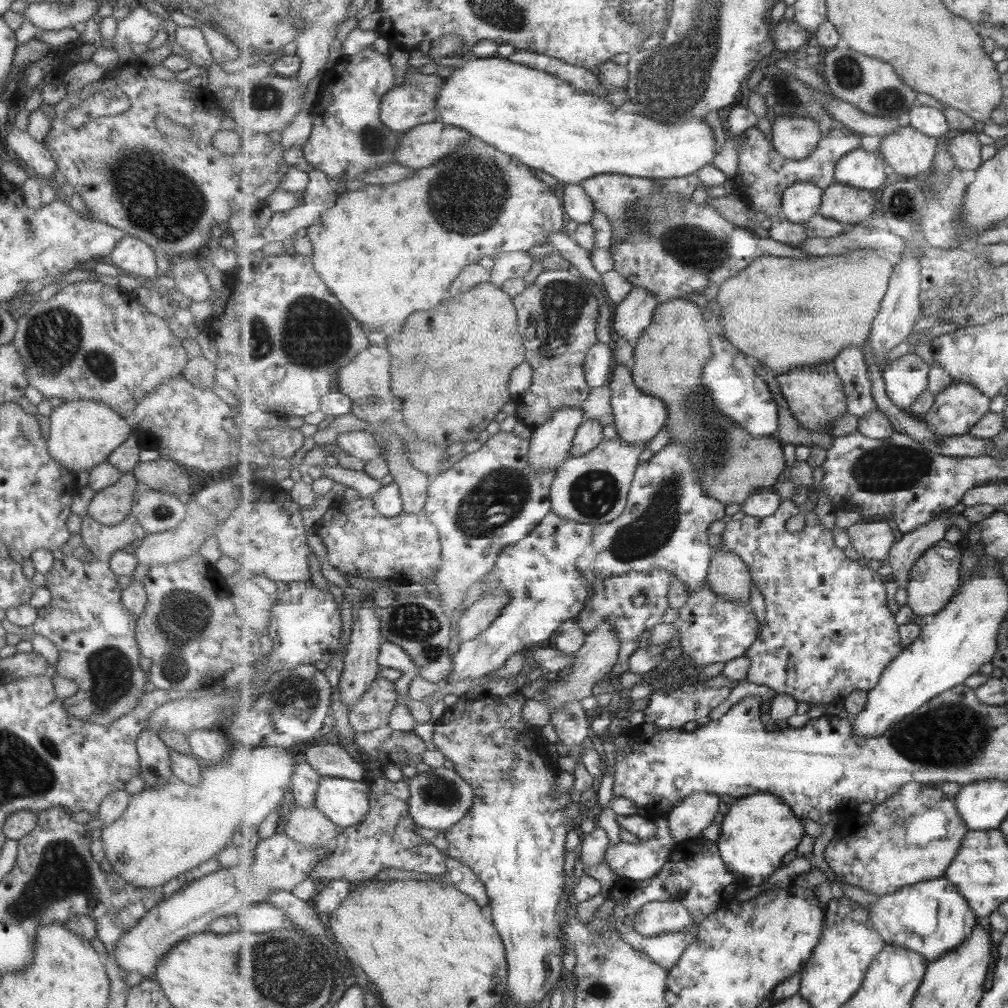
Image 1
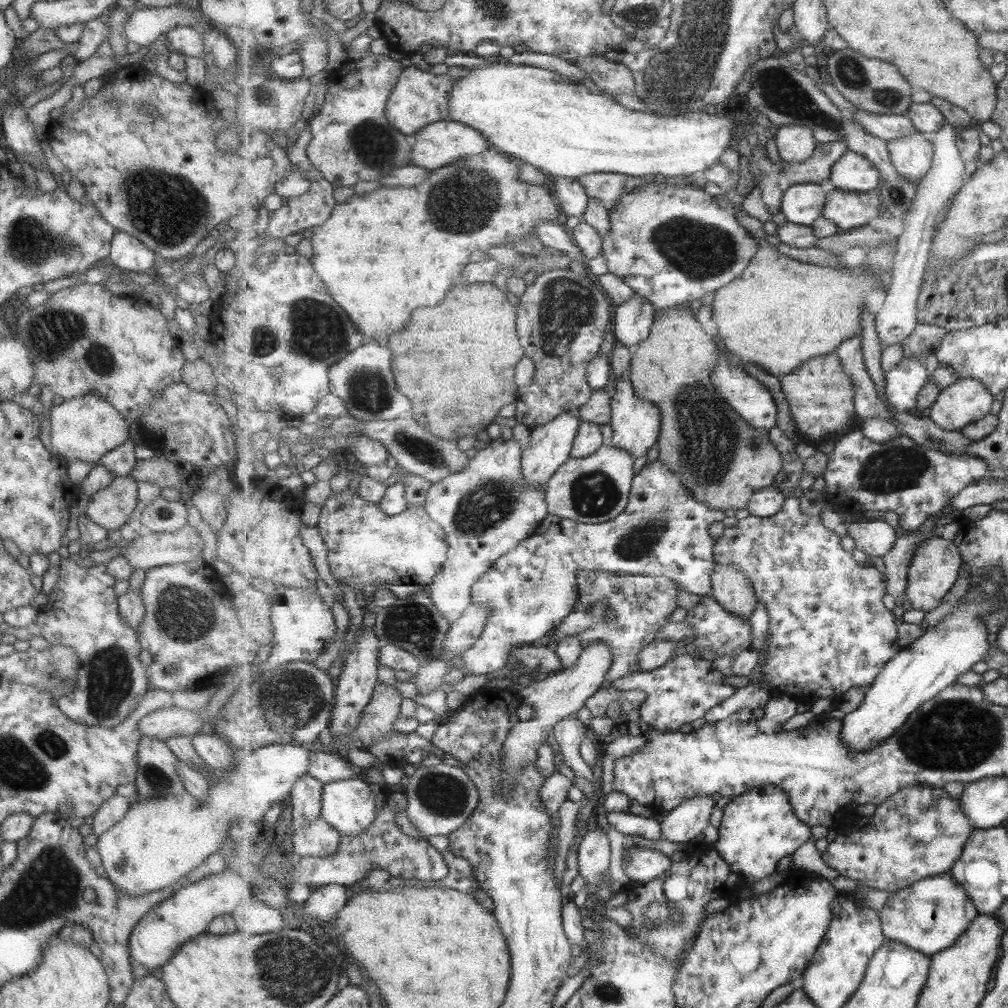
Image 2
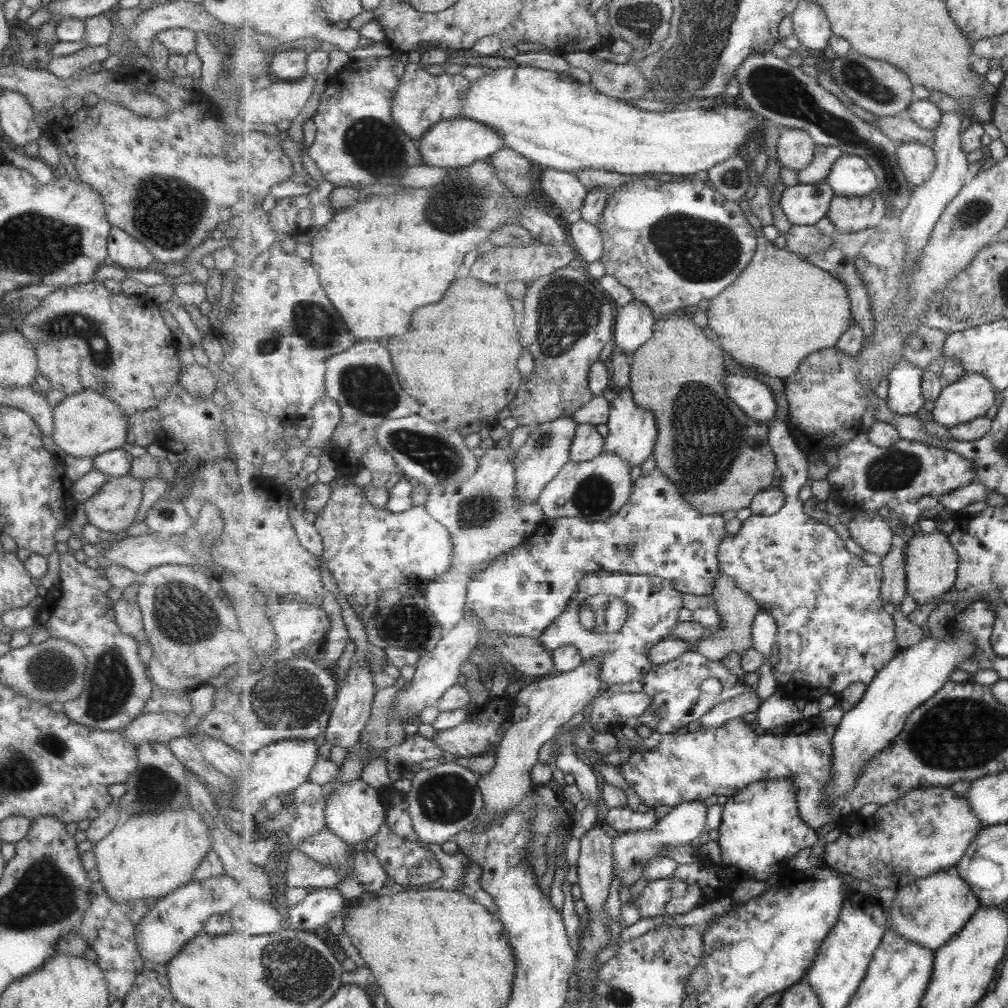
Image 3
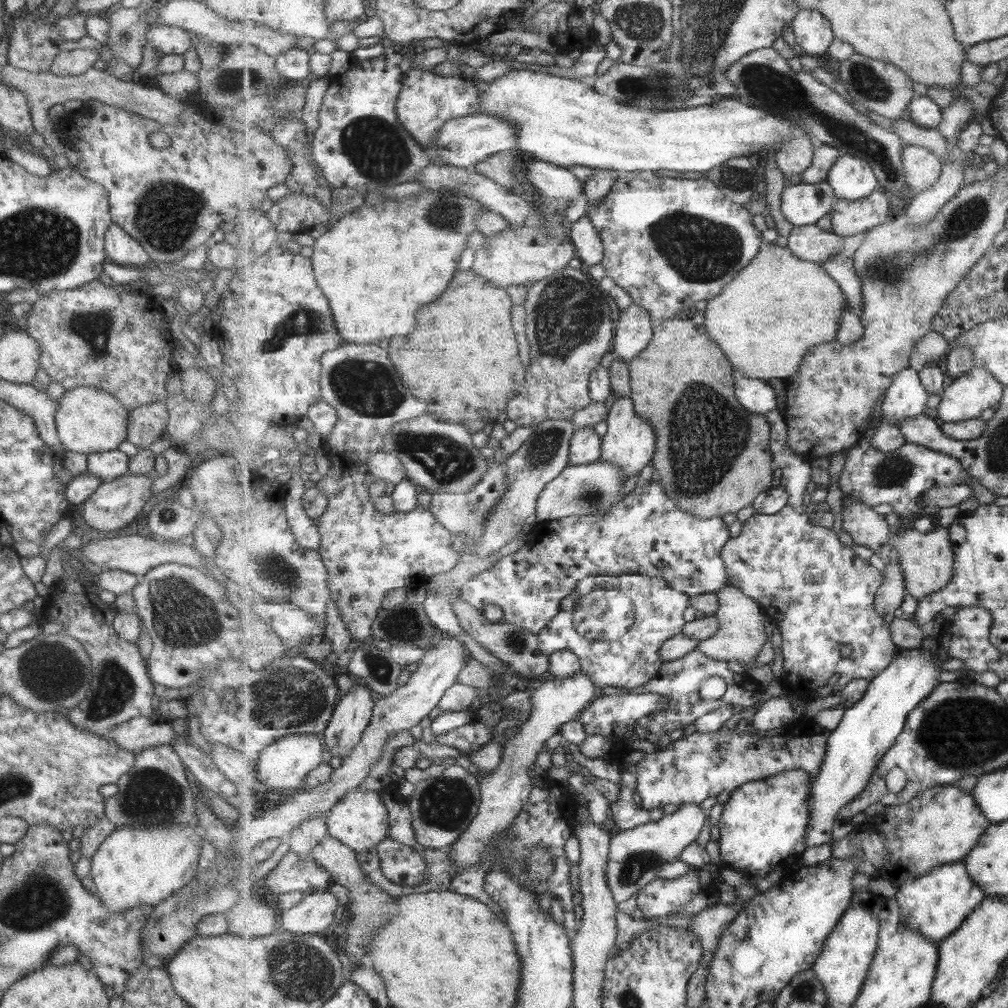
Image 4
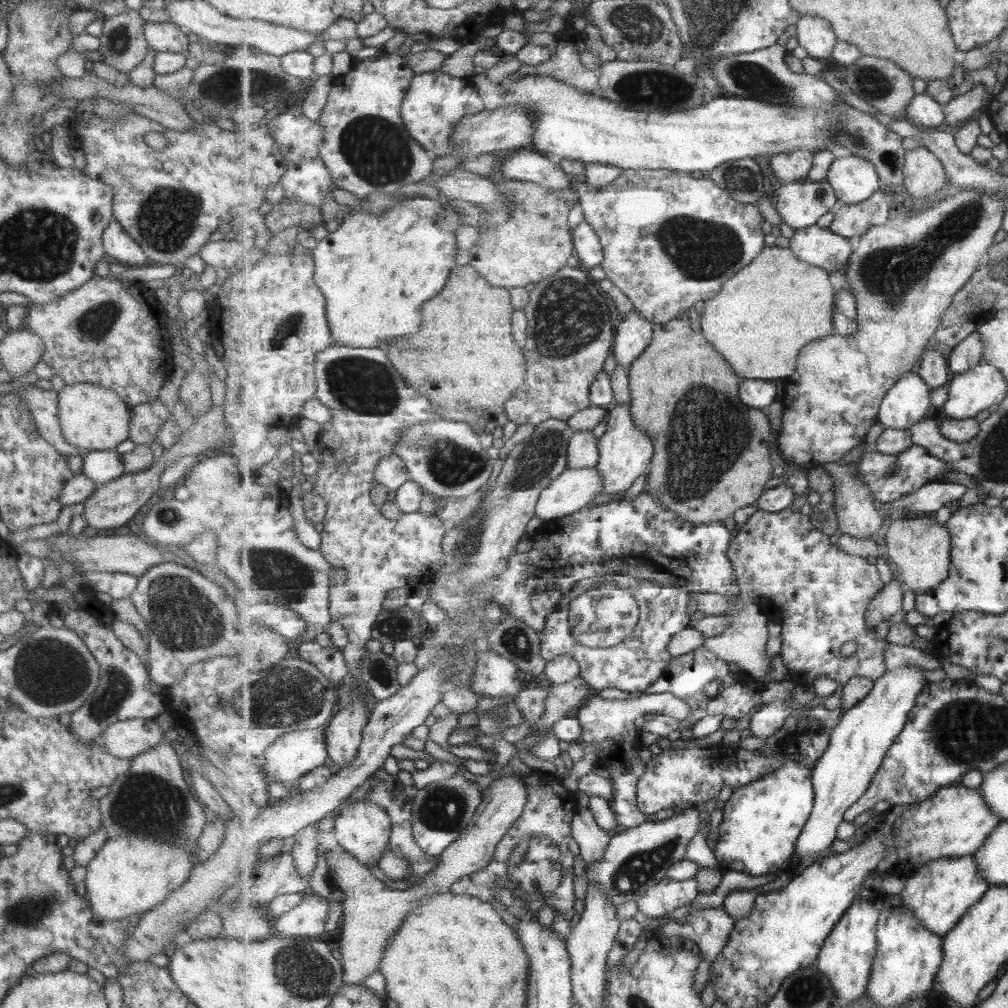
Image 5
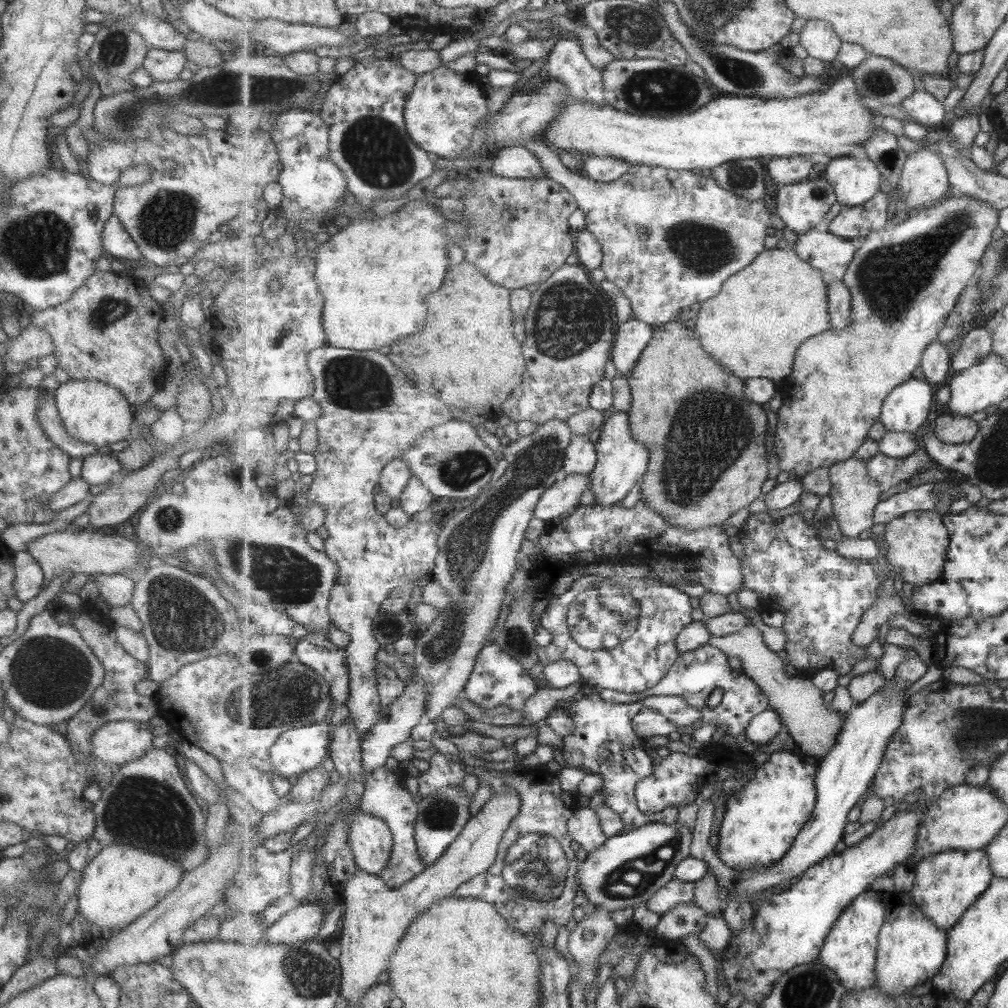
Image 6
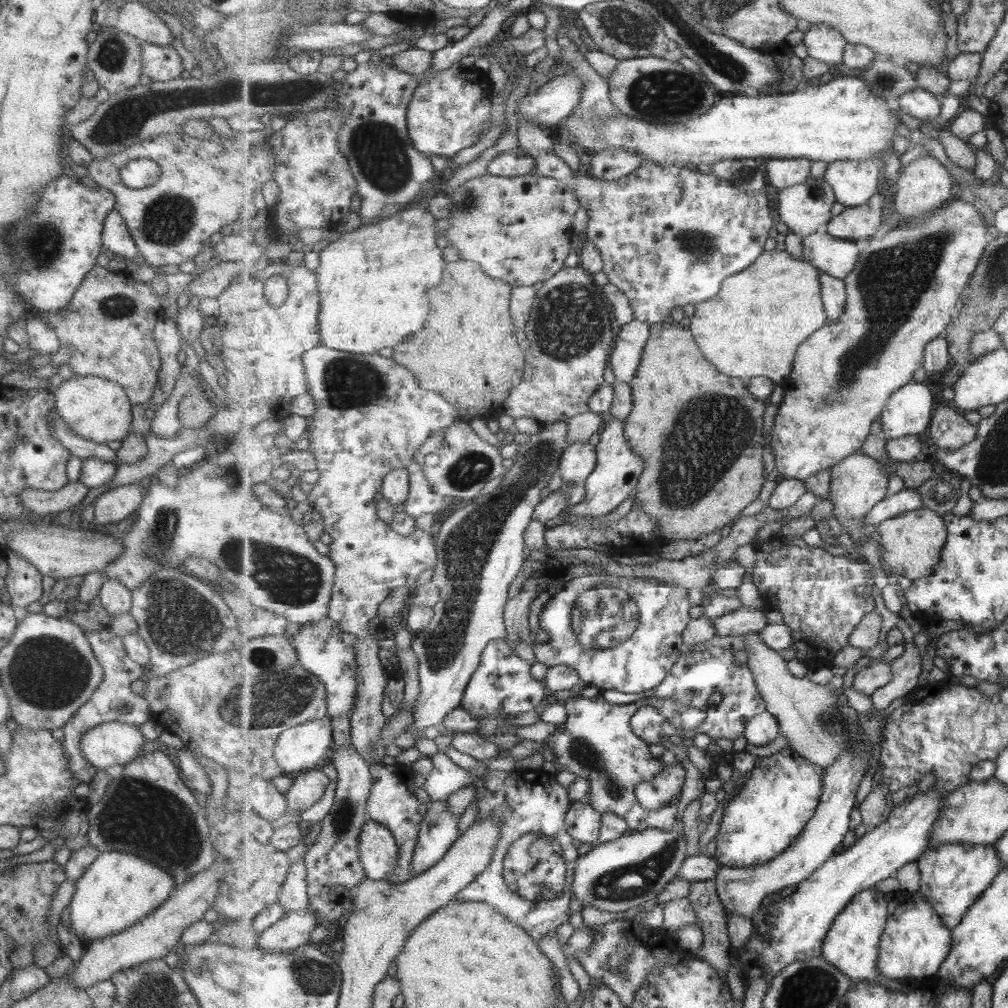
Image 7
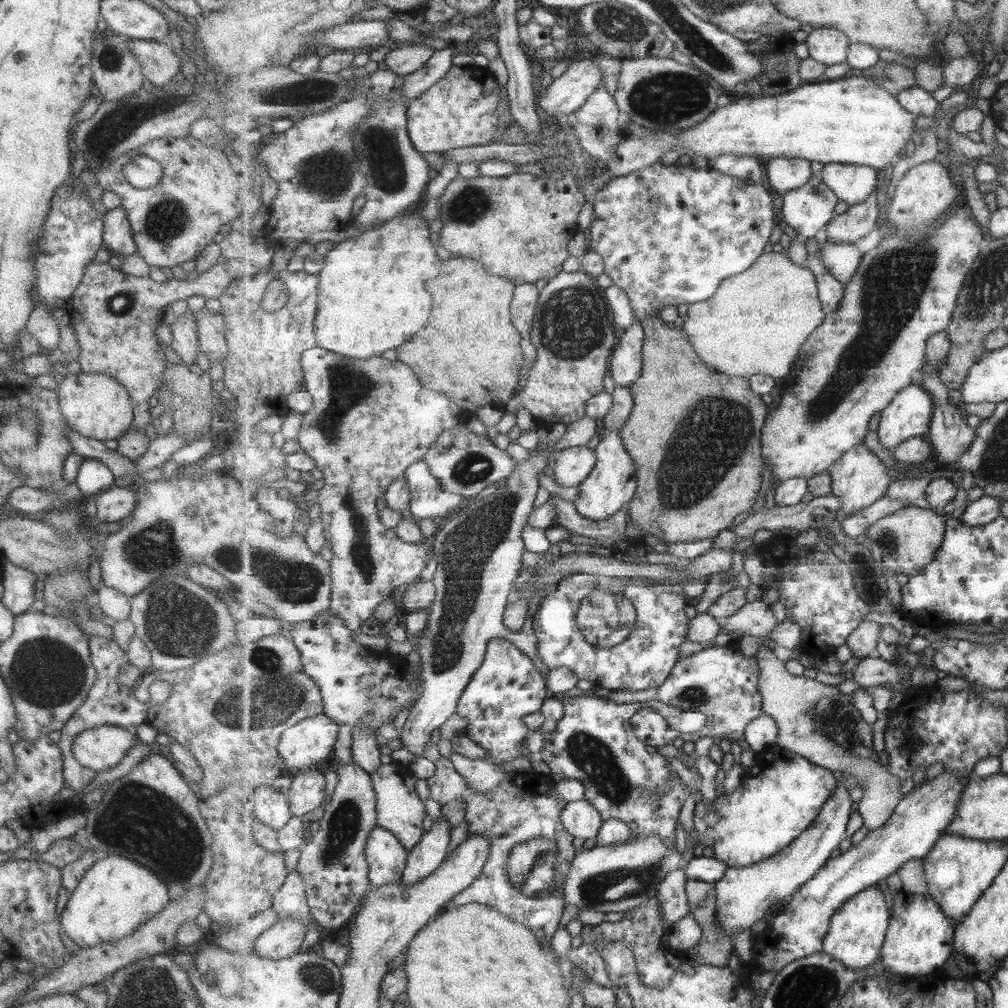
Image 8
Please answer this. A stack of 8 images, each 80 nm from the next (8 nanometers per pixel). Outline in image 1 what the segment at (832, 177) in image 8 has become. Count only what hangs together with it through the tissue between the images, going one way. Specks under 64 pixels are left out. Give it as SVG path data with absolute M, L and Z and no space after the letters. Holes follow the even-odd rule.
M855 149L844 154L836 168L836 183L880 192L892 178L892 171L879 152Z

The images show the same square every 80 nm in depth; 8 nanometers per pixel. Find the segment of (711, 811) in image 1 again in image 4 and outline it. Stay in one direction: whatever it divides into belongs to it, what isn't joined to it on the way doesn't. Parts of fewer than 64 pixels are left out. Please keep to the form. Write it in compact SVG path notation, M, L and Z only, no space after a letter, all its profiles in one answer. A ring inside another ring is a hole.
M689 804L678 807L679 809L675 812L659 815L657 820L649 824L631 830L621 830L612 838L607 879L617 903L625 902L635 895L638 896L643 888L659 879L655 870L665 863L679 860L684 850L699 838L707 822L707 806Z

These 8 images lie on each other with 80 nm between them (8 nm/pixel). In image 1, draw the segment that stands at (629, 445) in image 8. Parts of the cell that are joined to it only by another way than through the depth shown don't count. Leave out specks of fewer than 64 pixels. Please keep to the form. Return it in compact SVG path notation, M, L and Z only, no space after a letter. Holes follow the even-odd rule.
M676 298L665 304L660 303L657 307L653 324L645 330L635 348L635 366L632 370L634 382L641 391L647 395L657 397L669 408L669 420L666 424L671 435L671 442L682 442L691 449L689 461L693 467L697 467L698 481L704 487L704 494L717 499L723 504L738 504L741 507L747 499L755 494L759 488L773 486L781 472L787 468L785 458L783 458L783 448L777 438L771 436L753 436L743 430L739 424L735 424L731 418L723 416L717 412L713 401L708 400L705 404L705 394L707 391L704 386L704 368L713 358L713 345L711 335L705 330L704 304L695 298Z

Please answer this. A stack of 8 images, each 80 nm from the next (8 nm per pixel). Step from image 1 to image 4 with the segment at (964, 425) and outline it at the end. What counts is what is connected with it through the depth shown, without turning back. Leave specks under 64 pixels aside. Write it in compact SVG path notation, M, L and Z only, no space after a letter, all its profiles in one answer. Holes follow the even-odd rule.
M973 367L965 375L950 380L944 390L938 407L938 419L941 423L959 423L965 420L981 418L983 414L1001 403L1004 386L999 379L985 367Z

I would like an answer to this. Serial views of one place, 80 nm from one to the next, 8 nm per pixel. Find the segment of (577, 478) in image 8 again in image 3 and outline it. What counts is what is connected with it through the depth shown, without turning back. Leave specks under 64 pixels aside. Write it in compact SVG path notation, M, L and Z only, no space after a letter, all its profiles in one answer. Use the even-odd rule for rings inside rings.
M588 423L578 425L572 444L572 461L585 463L603 454L606 438L603 438L595 427Z

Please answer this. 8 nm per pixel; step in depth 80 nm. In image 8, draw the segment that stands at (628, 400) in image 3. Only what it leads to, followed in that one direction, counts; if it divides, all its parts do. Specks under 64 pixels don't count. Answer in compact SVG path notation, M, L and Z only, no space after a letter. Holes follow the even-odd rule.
M609 431L600 435L601 440L596 447L598 465L587 480L579 486L578 499L574 501L577 510L591 520L608 520L613 514L621 512L635 496L638 487L637 467L635 461L624 447L619 431Z

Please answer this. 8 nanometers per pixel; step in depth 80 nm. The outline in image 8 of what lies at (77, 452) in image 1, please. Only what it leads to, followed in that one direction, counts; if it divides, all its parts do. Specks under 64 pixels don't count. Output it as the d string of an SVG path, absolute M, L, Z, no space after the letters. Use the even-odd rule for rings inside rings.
M68 373L56 387L58 408L70 430L95 440L116 440L133 427L132 405L125 388L106 374Z

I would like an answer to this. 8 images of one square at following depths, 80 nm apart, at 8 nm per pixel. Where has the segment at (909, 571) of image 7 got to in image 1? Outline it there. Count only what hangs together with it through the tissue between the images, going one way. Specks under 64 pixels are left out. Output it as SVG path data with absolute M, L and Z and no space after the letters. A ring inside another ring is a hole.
M928 548L911 569L910 581L907 586L907 604L915 614L927 616L927 614L939 614L954 597L953 594L959 588L961 580L961 552L955 560L947 560L939 554L937 548Z

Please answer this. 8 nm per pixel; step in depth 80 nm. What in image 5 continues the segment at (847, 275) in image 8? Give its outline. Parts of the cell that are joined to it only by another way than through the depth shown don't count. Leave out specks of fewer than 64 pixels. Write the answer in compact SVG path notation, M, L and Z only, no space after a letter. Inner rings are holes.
M818 224L795 230L789 247L802 261L819 266L830 274L840 272L853 254L848 238Z

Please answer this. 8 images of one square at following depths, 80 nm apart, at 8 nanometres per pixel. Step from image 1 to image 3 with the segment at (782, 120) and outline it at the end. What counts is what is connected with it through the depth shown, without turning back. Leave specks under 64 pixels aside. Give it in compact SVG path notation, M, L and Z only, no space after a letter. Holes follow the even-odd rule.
M790 127L782 129L777 143L780 164L797 172L813 162L818 147L809 131Z

